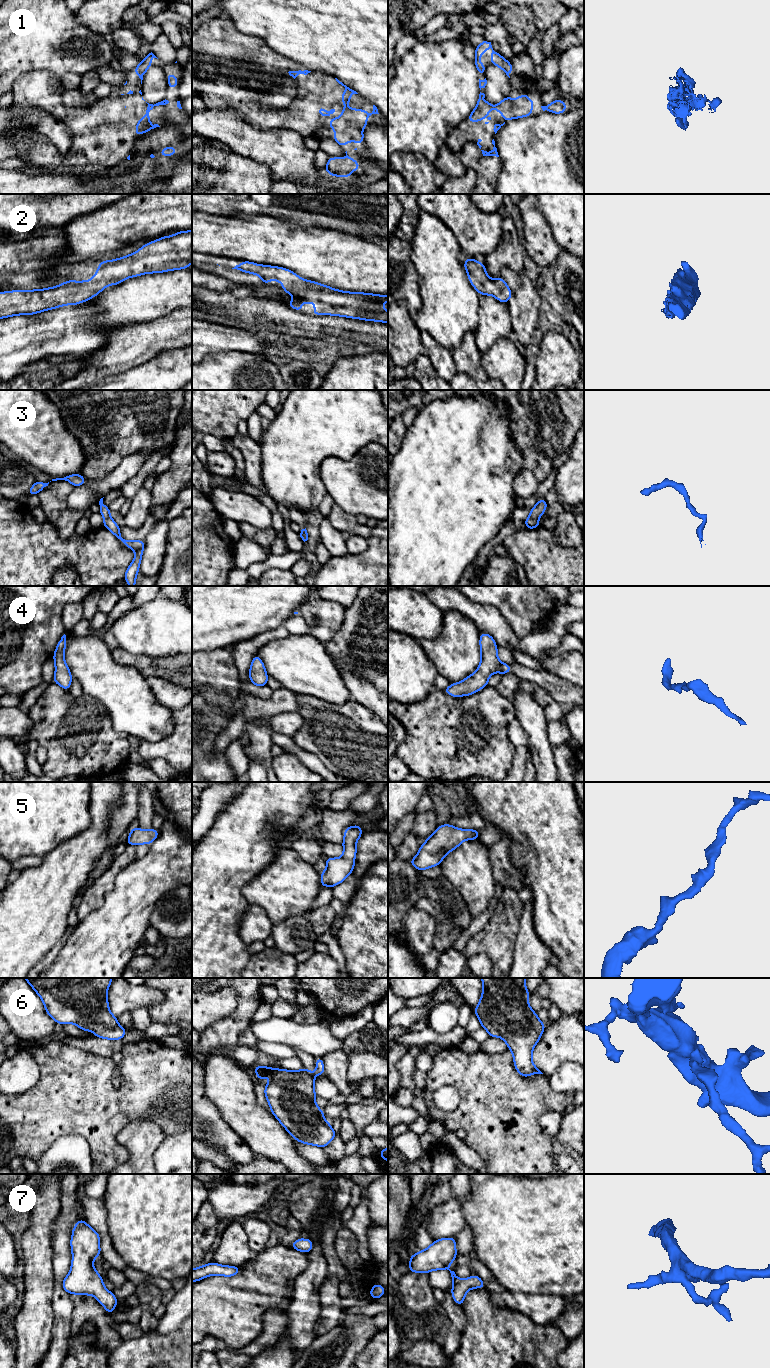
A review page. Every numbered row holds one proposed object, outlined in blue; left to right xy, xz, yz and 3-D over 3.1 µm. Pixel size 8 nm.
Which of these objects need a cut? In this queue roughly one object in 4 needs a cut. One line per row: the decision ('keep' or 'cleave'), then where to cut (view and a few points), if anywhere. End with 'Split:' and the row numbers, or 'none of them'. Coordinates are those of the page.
1: keep; no cut
2: keep; no cut
3: keep; no cut
4: keep; no cut
5: keep; no cut
6: keep; no cut
7: keep; no cut
Split: none of them

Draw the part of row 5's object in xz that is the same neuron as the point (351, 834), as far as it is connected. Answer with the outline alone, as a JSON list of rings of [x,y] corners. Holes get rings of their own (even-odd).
[[[361,825],[347,827],[344,830],[343,856],[339,858],[325,858],[327,868],[320,873],[321,887],[333,888],[345,881],[347,876],[353,873],[355,865],[356,842],[363,834]]]

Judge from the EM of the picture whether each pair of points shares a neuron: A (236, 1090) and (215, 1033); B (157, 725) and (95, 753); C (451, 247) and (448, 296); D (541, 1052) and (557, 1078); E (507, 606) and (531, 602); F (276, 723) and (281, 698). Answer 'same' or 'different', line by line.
A: different
B: different
C: same
D: different
E: same
F: different

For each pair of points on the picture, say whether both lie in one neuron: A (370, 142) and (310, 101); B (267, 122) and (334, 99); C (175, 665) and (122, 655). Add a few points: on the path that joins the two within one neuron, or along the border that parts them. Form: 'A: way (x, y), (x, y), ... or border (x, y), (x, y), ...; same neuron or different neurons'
A: border (367, 120), (363, 141), (357, 146); different neurons
B: way (284, 118), (299, 116), (317, 99); same neuron
C: way (162, 665), (143, 664), (135, 661); same neuron

